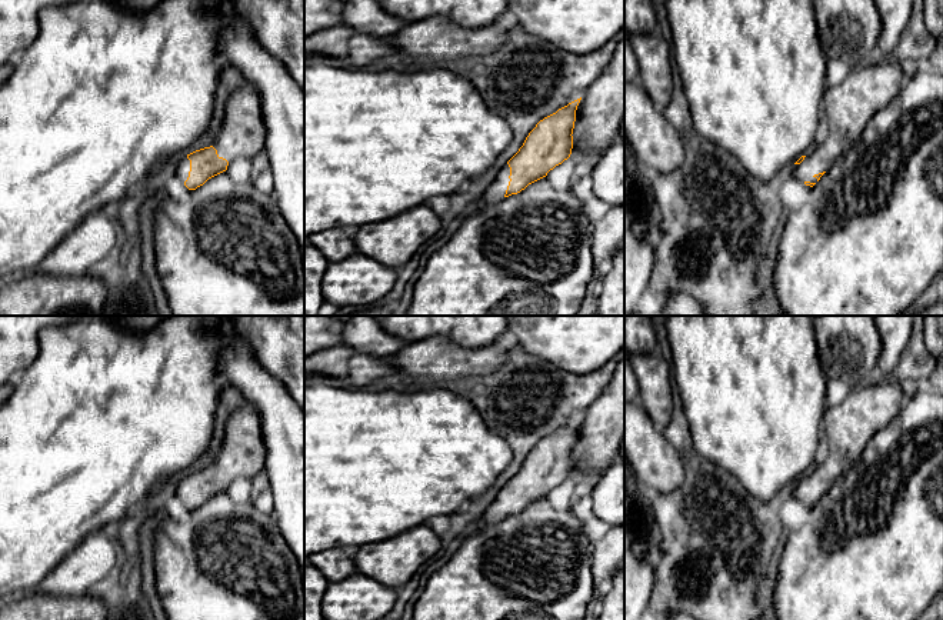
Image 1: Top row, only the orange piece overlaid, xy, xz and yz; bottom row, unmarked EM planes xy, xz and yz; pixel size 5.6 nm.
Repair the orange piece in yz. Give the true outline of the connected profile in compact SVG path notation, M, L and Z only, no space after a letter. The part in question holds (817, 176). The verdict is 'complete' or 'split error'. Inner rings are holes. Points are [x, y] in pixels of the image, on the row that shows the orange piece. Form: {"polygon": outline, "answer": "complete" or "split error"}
{"polygon": "M896 60L873 67L862 64L852 67L839 86L826 90L823 110L827 134L812 154L802 156L794 163L792 177L813 187L903 86L904 73Z", "answer": "split error"}

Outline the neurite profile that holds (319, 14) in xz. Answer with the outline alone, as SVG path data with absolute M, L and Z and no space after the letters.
M304 0L304 36L341 26L343 6L340 0Z

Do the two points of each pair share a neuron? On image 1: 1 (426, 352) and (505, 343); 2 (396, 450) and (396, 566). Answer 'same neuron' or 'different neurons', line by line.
1: same neuron
2: different neurons

